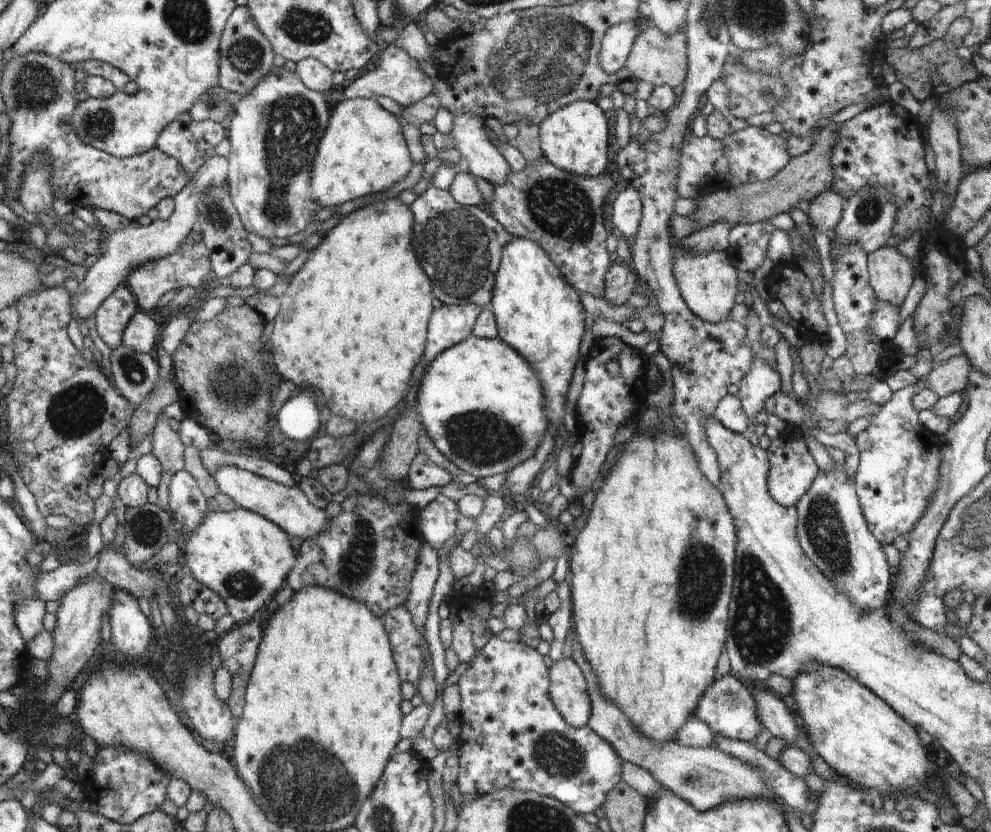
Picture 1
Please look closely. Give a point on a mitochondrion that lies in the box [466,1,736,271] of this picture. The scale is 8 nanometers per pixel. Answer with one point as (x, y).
(546, 58)

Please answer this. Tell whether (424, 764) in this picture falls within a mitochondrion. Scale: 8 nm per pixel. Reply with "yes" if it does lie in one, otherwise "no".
no

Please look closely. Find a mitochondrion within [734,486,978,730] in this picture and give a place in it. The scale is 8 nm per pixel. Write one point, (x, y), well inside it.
(827, 536)

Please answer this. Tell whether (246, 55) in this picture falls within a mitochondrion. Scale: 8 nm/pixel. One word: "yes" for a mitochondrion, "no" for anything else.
yes

